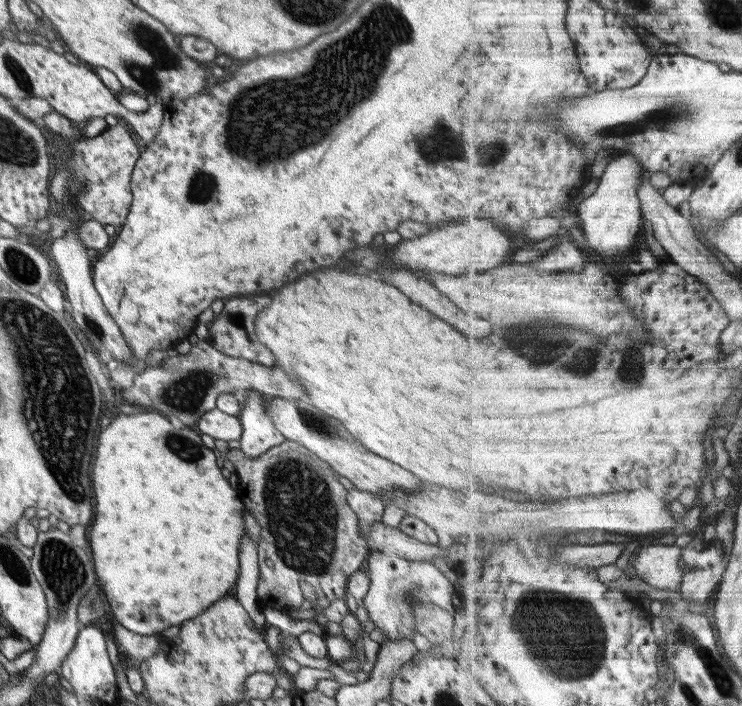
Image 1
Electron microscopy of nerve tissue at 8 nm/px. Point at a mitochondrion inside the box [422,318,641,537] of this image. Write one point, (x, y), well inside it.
(546, 346)

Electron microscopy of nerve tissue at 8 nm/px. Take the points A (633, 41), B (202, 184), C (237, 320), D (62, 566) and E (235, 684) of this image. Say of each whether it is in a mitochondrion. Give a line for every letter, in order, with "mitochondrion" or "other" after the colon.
A: other
B: mitochondrion
C: other
D: mitochondrion
E: other

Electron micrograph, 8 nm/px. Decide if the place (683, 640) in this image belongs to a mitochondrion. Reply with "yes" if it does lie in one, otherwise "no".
yes

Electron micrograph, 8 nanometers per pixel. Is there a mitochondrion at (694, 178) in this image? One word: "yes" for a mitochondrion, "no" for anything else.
no

